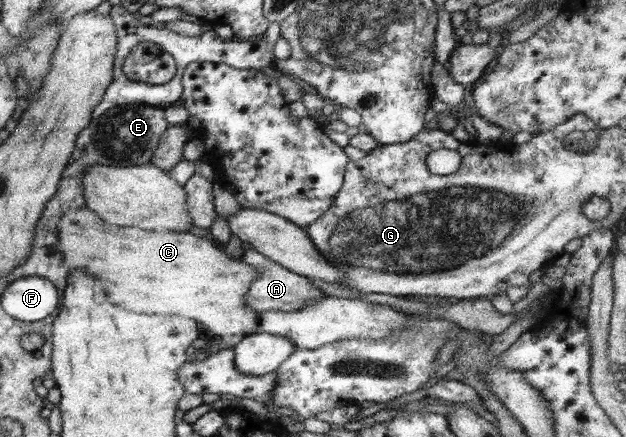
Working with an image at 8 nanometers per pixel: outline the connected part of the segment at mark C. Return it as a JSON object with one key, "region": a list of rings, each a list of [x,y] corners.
{"region":[[[89,208],[65,210],[57,226],[57,238],[61,246],[61,256],[65,260],[67,272],[85,270],[101,280],[109,302],[125,310],[137,310],[141,314],[179,314],[217,336],[245,336],[257,332],[261,323],[261,313],[245,306],[245,297],[249,293],[251,281],[259,277],[259,272],[249,266],[242,258],[231,258],[222,244],[205,239],[196,231],[185,232],[147,232],[141,228],[111,226]]]}

